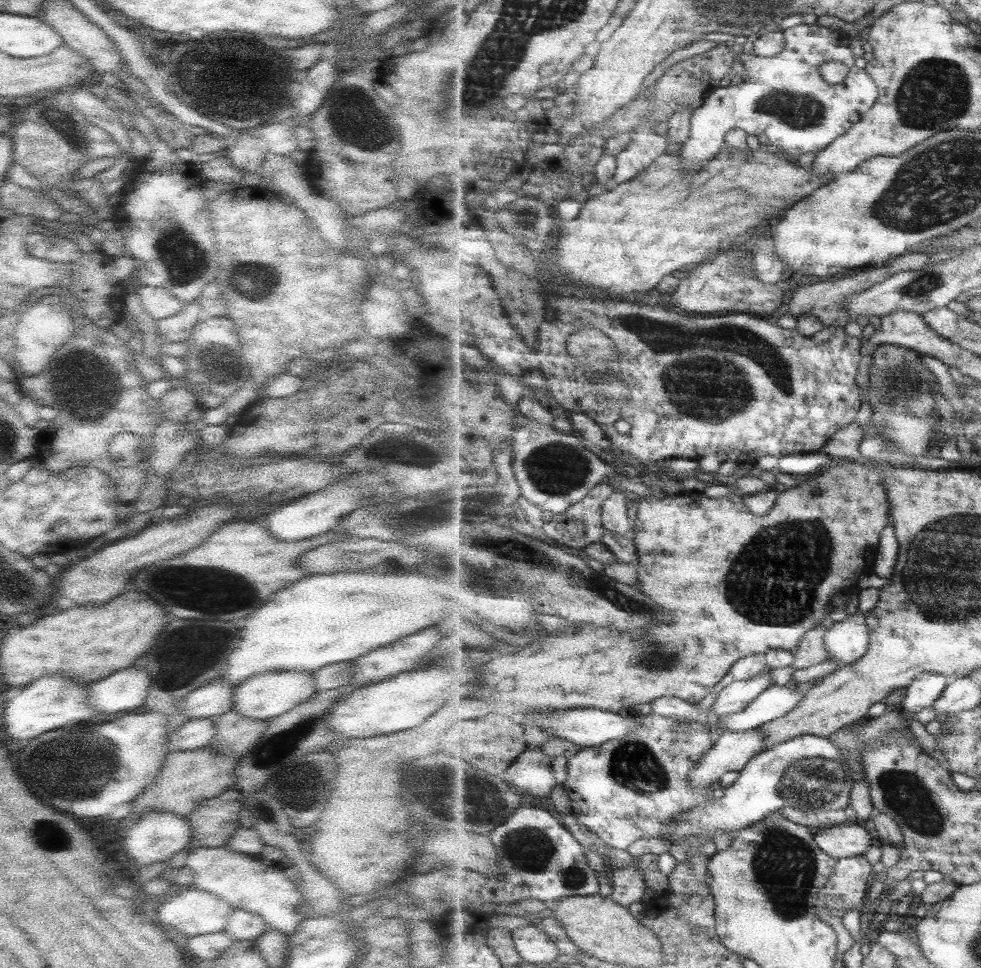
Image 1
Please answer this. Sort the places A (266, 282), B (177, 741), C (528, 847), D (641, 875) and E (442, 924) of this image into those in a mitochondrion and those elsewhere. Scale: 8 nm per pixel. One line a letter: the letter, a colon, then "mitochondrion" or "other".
A: mitochondrion
B: other
C: mitochondrion
D: other
E: other

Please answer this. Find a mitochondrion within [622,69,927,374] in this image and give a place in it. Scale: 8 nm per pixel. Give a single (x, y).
(804, 111)

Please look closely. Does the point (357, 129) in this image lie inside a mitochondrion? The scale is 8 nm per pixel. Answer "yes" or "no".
yes

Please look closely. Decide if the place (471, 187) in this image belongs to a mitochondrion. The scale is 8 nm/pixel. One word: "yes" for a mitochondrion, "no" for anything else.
no

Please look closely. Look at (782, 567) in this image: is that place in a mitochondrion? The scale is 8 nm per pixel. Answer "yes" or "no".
yes

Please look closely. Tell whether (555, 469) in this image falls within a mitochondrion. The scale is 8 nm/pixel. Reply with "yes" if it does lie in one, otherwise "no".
yes

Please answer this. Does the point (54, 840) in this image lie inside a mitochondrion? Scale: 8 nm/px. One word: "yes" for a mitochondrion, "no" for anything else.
no

